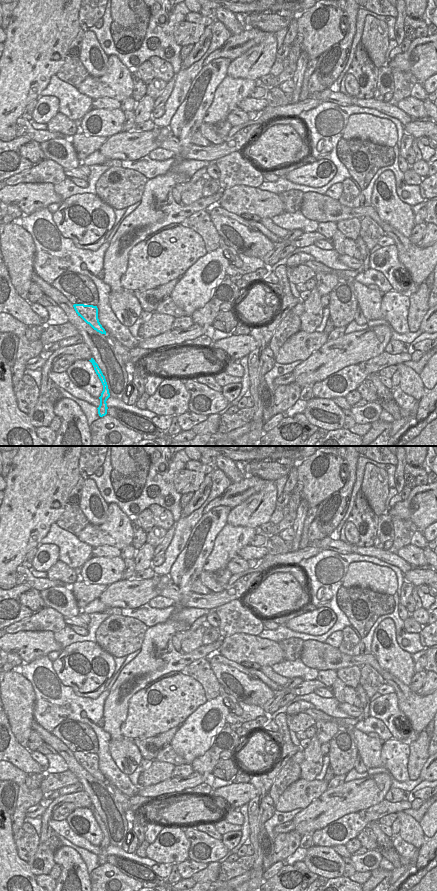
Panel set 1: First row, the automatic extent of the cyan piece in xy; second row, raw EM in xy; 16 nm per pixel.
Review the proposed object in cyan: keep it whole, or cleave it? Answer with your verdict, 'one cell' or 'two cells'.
one cell

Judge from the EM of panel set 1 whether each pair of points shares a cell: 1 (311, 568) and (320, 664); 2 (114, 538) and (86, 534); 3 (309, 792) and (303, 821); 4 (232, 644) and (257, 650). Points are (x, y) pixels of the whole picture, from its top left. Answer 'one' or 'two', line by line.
1: two
2: one
3: two
4: one

